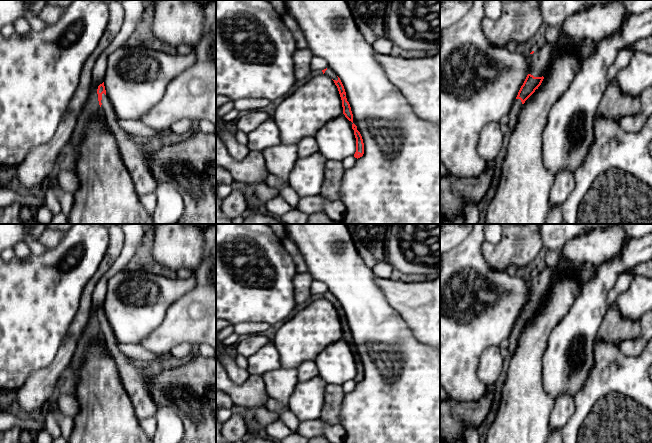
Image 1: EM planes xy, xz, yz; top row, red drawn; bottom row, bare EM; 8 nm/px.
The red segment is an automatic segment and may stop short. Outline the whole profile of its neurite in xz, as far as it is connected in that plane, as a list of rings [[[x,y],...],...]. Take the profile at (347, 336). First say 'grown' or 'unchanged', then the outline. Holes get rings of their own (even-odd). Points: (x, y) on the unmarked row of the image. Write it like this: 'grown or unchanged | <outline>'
grown | [[[326,292],[322,294],[322,296],[323,298],[327,299],[334,305],[335,309],[338,312],[338,315],[342,324],[343,338],[349,345],[353,347],[353,338],[351,335],[351,331],[349,326],[347,325],[346,316],[340,302],[330,292]]]

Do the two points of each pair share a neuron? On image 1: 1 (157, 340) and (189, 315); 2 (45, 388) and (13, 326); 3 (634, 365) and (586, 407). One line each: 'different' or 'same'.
1: same
2: different
3: same

